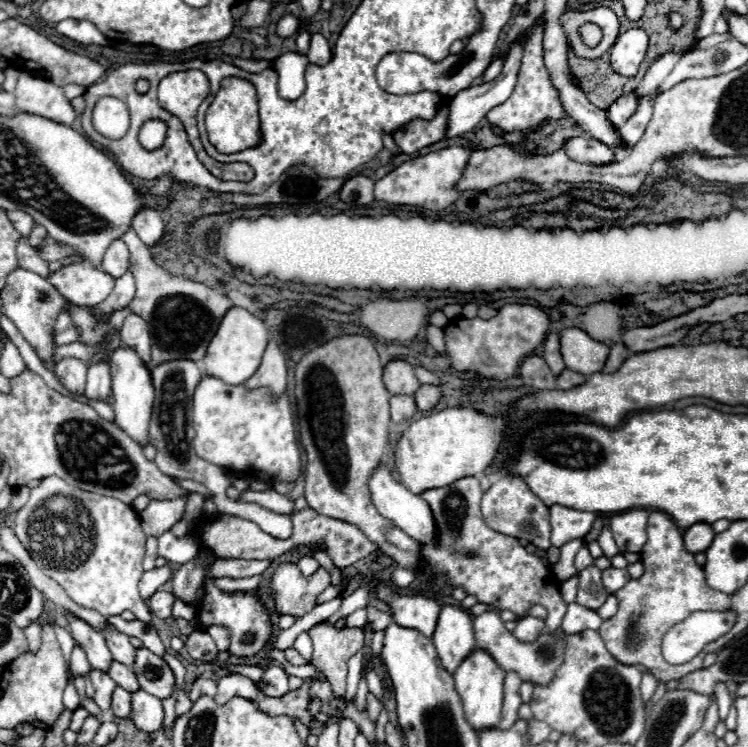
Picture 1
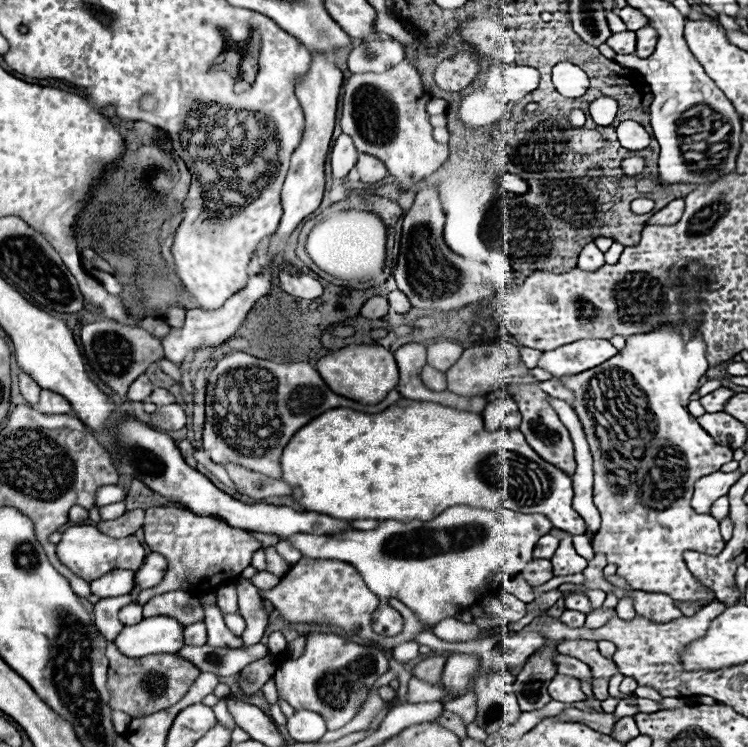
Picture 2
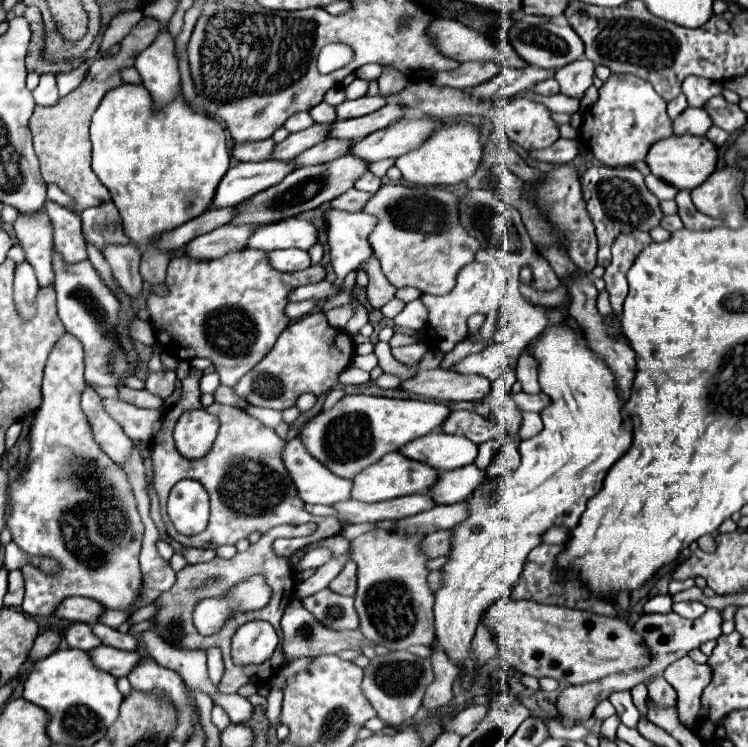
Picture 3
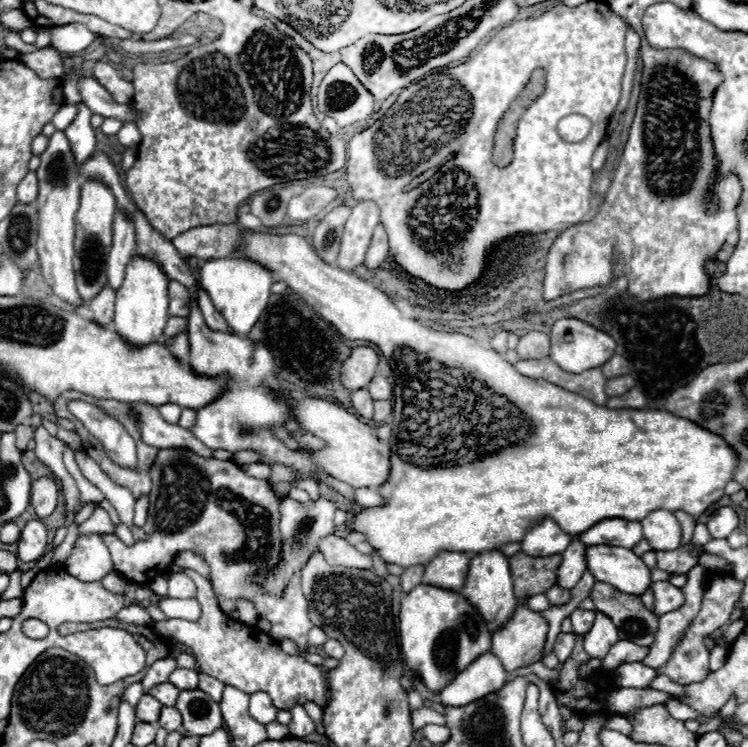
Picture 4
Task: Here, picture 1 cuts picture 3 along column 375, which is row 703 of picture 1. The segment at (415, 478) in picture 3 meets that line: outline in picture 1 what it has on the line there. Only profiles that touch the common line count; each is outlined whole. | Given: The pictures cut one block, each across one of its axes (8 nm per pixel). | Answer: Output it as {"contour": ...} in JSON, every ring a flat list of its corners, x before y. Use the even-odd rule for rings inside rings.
{"contour":[[474,648,474,652,470,652,466,656,466,660,456,668,454,672,454,682,456,682,456,690,464,702,464,712,466,712,466,720,480,730,482,726,498,726,500,722,500,712,502,712,502,688,504,688,504,676,506,672,496,664,496,660,482,648]]}

